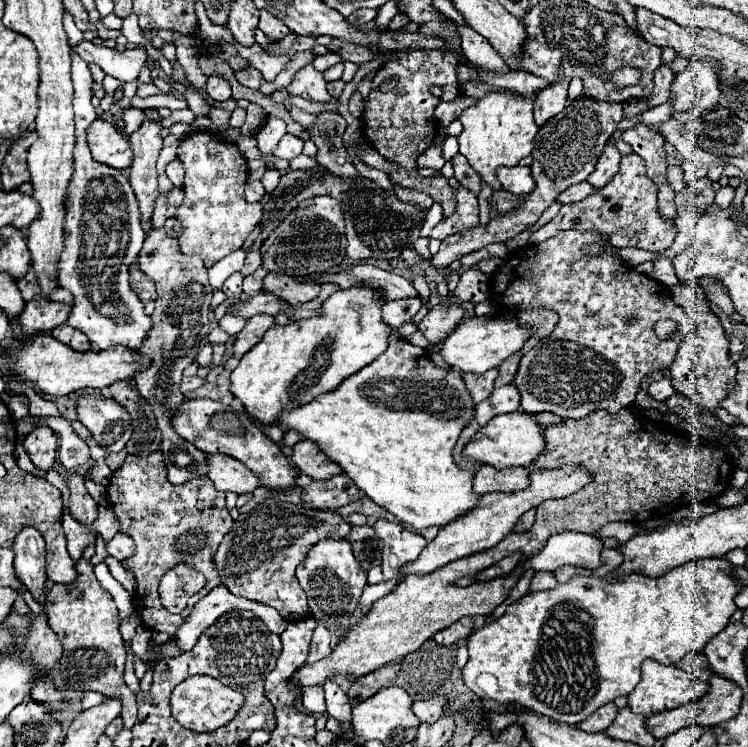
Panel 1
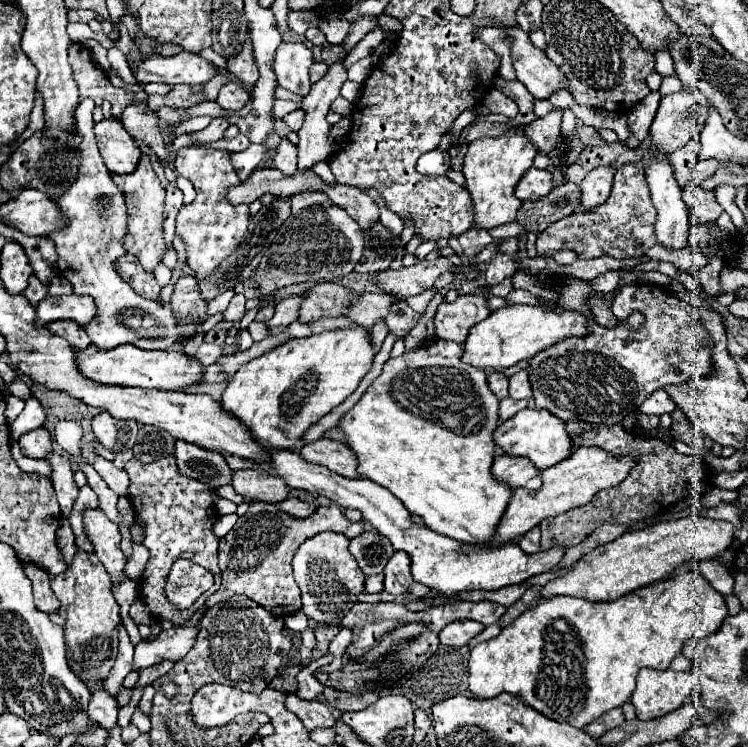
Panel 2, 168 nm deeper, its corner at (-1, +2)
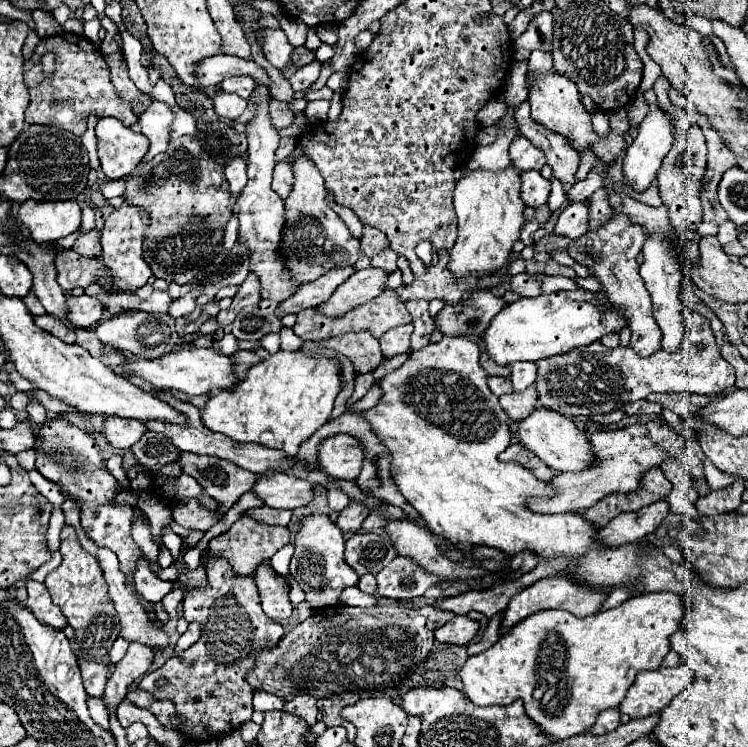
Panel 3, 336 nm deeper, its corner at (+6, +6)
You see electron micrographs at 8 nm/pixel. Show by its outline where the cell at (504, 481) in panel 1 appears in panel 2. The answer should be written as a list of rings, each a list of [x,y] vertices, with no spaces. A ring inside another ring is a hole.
[[[496,456],[492,464],[492,476],[510,488],[540,488],[540,470],[526,458]]]

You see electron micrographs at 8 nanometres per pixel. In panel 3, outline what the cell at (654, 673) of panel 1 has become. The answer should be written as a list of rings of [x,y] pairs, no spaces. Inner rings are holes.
[[[685,664],[641,672],[621,702],[619,712],[629,714],[633,720],[659,714],[677,694],[689,686],[691,680],[693,672]]]

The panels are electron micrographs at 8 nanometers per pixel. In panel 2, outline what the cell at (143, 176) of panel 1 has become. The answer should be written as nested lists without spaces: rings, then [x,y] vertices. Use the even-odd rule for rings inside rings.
[[[142,154],[136,170],[132,174],[126,174],[124,182],[124,194],[128,202],[128,238],[126,238],[126,252],[134,254],[146,272],[152,272],[154,266],[162,260],[164,254],[164,238],[162,238],[162,212],[164,212],[164,196],[166,190],[158,178],[158,174],[152,170],[148,154]]]

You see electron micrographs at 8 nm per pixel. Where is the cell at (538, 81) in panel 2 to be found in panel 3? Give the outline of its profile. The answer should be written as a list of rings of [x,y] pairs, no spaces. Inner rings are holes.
[[[549,72],[541,78],[537,78],[531,88],[529,88],[529,104],[531,104],[531,118],[545,126],[547,130],[563,136],[579,154],[585,150],[591,150],[595,158],[603,160],[605,164],[613,164],[617,162],[619,156],[623,156],[625,148],[627,148],[627,134],[633,134],[629,122],[627,122],[627,112],[625,108],[613,110],[611,112],[611,132],[609,136],[601,138],[591,124],[591,114],[583,108],[581,104],[581,94],[577,90],[577,86],[573,82],[569,82],[567,78],[561,78],[557,72]]]

